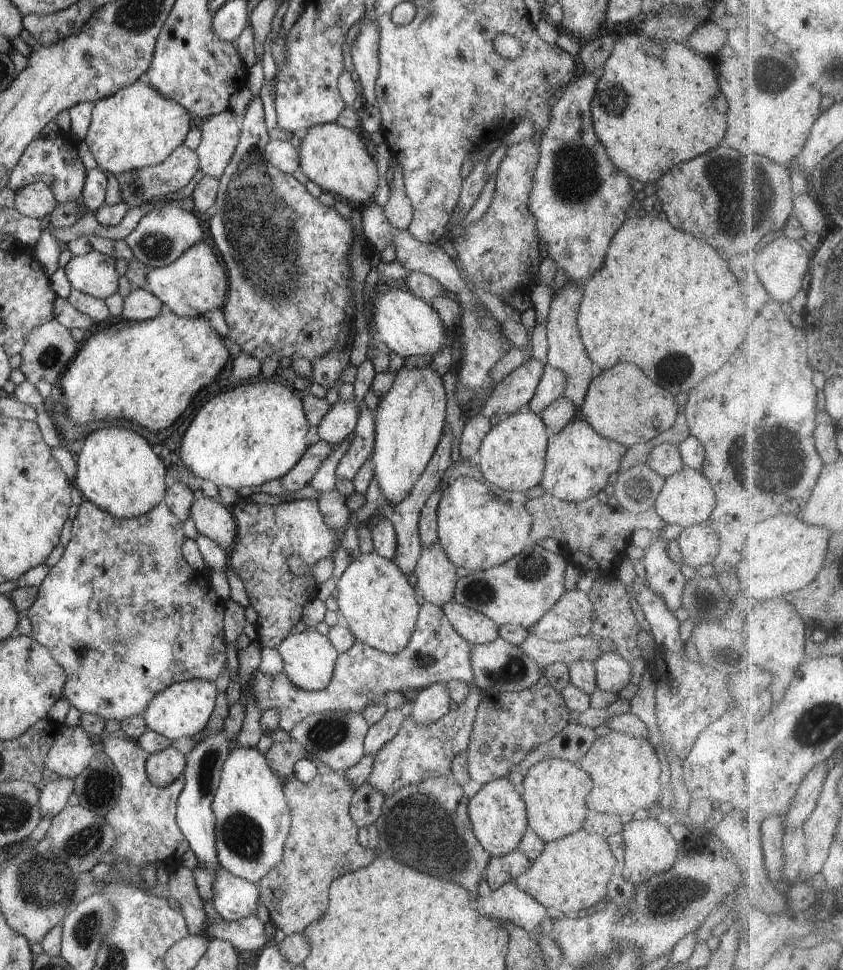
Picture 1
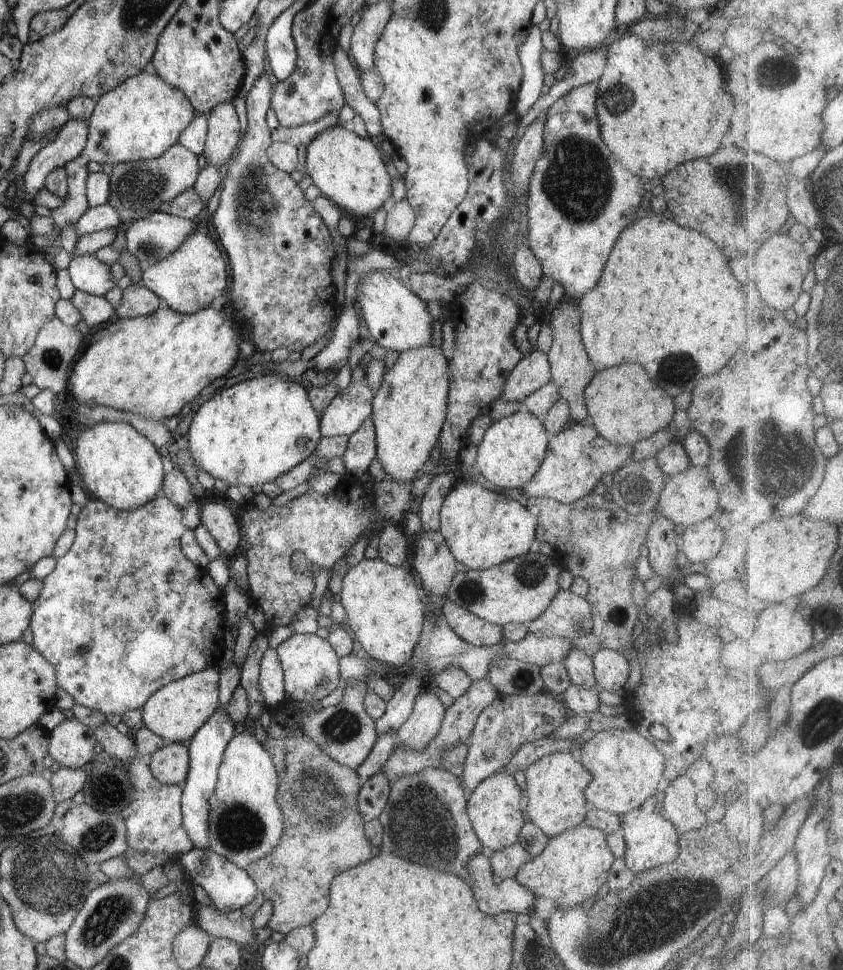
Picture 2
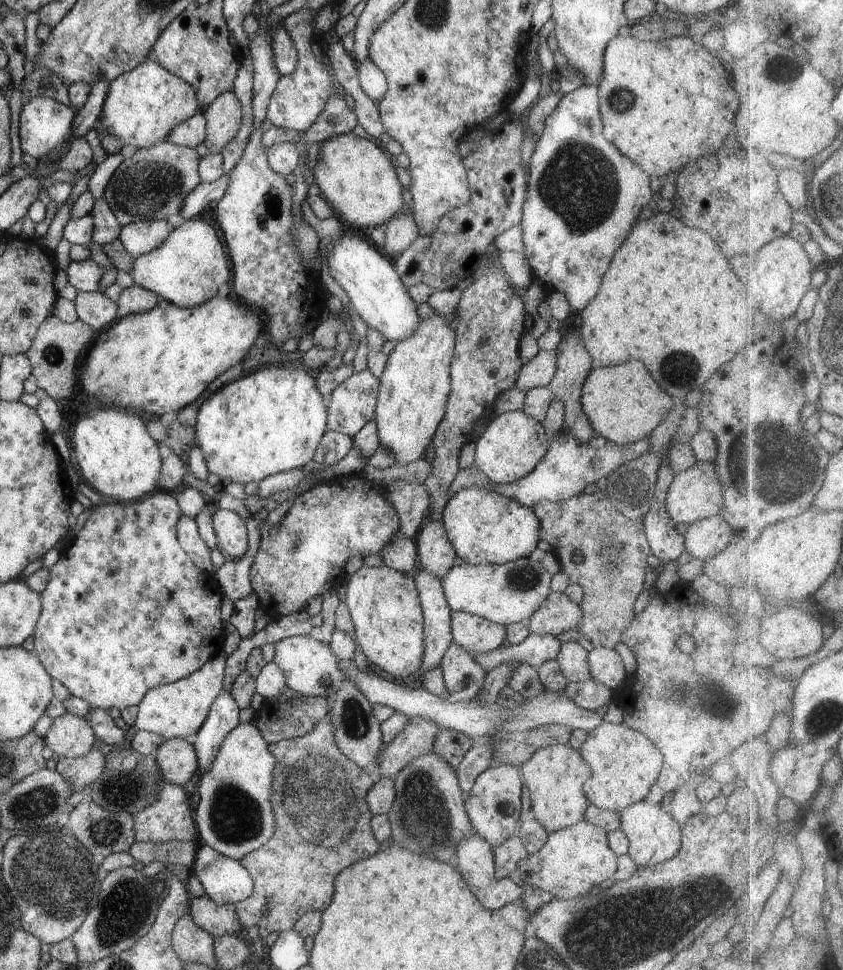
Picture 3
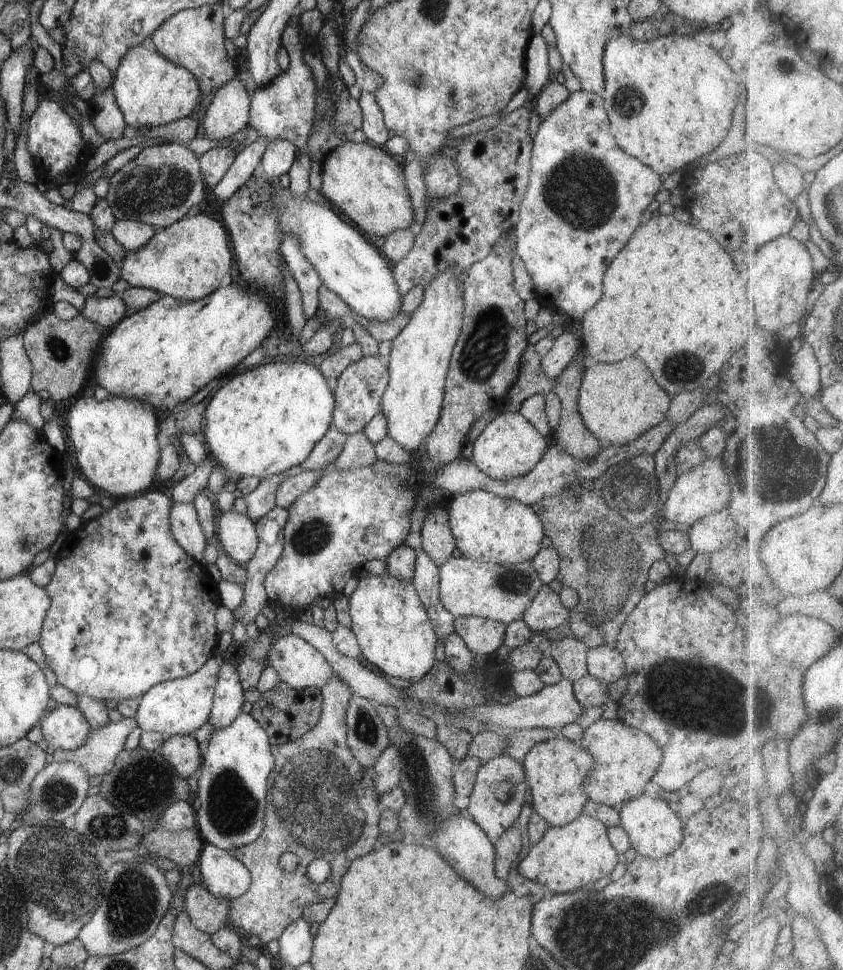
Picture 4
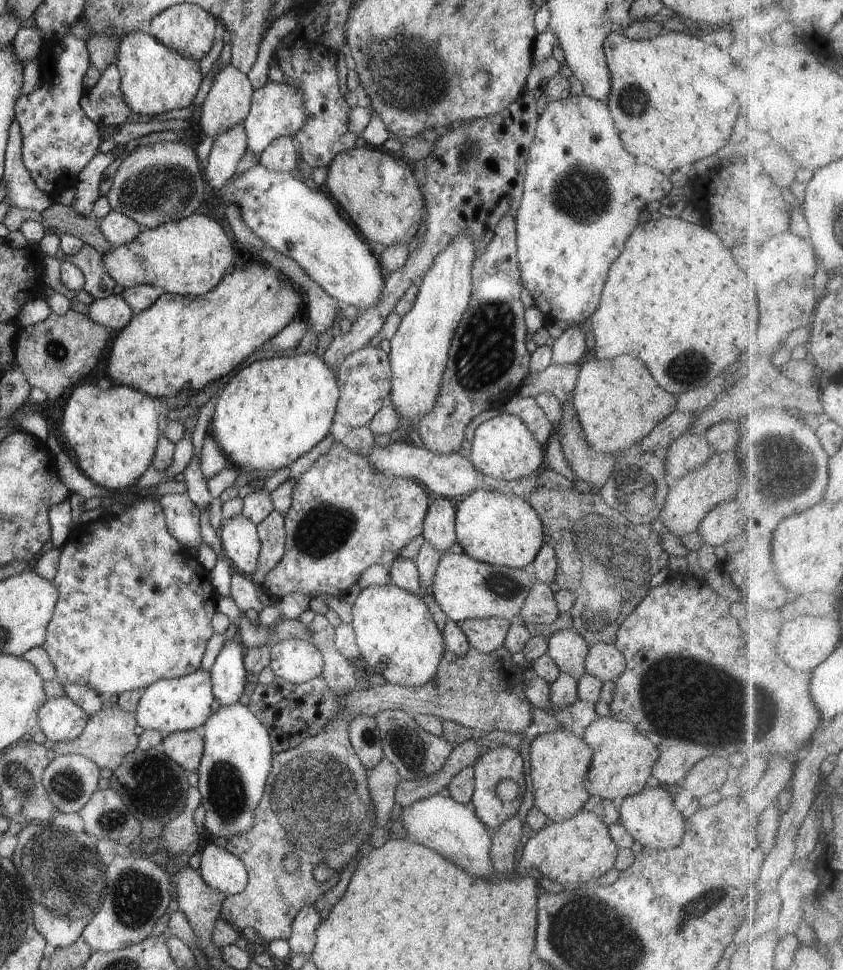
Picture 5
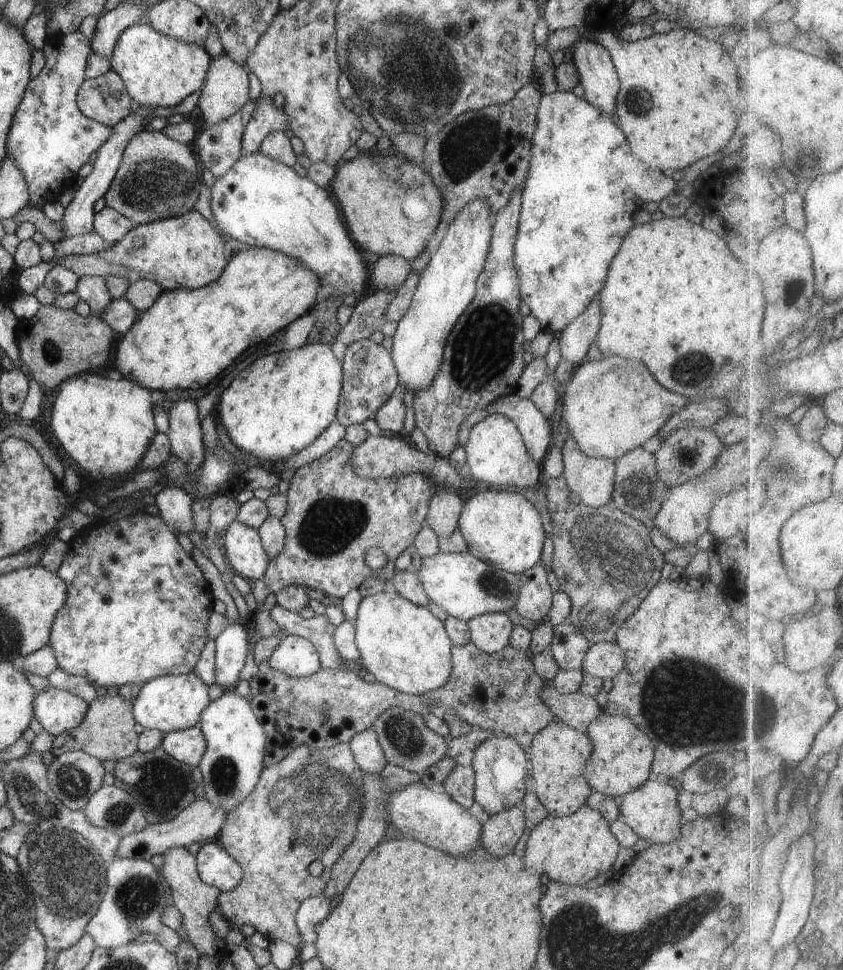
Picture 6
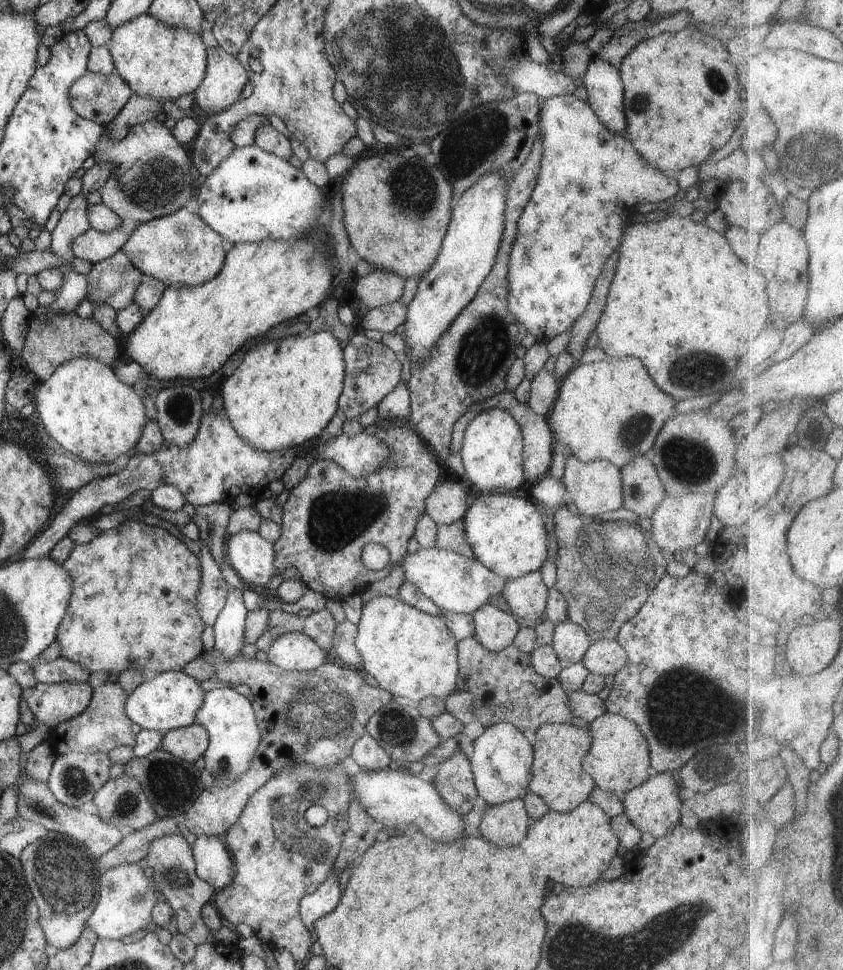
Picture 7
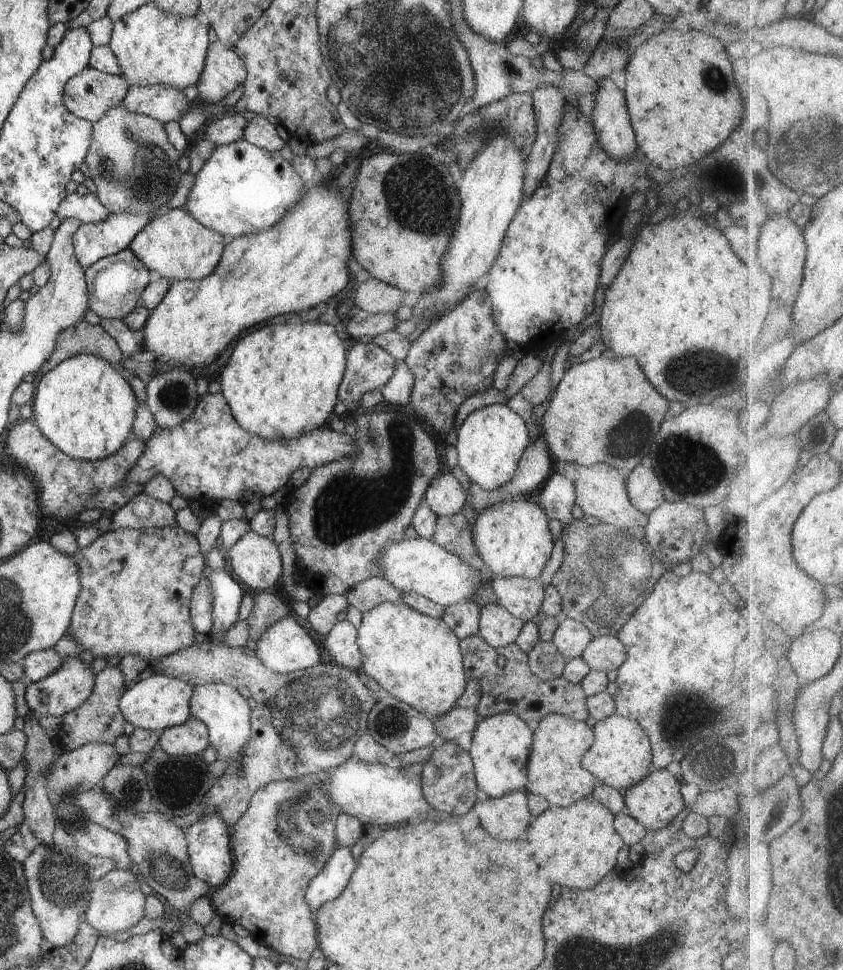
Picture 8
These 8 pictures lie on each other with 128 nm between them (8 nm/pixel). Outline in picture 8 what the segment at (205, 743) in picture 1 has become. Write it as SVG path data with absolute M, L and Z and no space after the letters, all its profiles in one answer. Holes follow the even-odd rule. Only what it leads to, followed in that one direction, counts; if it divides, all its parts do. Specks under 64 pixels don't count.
M211 570L210 584L213 594L212 618L214 633L223 633L238 622L240 602L245 590L229 570Z

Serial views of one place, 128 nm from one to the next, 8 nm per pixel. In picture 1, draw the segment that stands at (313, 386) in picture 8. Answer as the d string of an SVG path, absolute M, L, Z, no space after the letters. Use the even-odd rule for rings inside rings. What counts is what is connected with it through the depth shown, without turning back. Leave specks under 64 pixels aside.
M260 382L254 385L244 384L208 399L183 432L179 446L182 464L194 476L213 482L219 488L254 488L265 482L281 479L309 447L306 436L310 425L304 414L303 402L294 391L273 382Z

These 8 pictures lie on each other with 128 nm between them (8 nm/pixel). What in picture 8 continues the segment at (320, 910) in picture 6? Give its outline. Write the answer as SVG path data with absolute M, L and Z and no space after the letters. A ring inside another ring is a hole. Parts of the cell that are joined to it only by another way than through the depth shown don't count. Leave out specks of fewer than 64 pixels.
M337 846L322 872L311 880L304 895L311 912L342 894L356 867L357 861L353 858L351 849Z

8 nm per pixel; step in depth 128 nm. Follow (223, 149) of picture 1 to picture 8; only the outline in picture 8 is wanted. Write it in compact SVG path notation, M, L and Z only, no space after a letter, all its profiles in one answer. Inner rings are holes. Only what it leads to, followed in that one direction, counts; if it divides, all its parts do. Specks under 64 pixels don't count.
M220 41L209 44L202 74L197 82L199 99L217 104L242 85L247 77L244 61Z

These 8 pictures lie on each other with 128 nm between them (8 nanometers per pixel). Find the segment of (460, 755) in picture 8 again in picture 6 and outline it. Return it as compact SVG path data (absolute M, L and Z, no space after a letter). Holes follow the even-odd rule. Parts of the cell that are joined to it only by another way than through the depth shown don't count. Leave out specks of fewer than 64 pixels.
M457 764L443 785L446 794L460 806L468 809L474 804L475 772L470 765Z

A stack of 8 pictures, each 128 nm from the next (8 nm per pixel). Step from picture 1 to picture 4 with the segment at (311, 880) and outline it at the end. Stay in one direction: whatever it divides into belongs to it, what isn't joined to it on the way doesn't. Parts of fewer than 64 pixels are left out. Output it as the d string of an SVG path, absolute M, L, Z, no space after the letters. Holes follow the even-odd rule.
M333 674L333 677L329 679L329 681L320 689L320 692L323 696L323 705L321 710L321 717L316 723L316 726L313 726L312 729L306 732L306 734L303 734L300 738L297 738L295 741L290 741L281 745L271 747L271 753L275 758L275 765L267 780L267 809L265 812L262 834L249 845L237 849L232 849L230 852L234 857L240 860L240 862L242 862L244 866L246 866L246 868L249 870L249 873L251 874L250 888L242 896L239 896L238 898L232 899L230 901L230 926L232 926L233 928L242 928L242 930L246 930L246 932L250 932L250 934L257 934L259 936L261 946L264 946L271 940L277 939L286 930L286 928L288 928L288 926L290 926L295 920L301 918L307 906L310 906L314 903L321 903L322 901L336 896L339 891L341 878L348 870L350 863L354 859L371 853L383 841L383 837L378 831L378 821L380 820L380 813L382 810L380 809L379 802L377 801L378 794L375 789L374 769L373 767L370 767L369 769L363 767L354 758L354 755L350 752L349 746L347 745L347 726L345 723L345 718L352 692L350 690L350 687L346 685L344 681L340 681L338 679L339 677L336 676L336 674ZM284 852L292 852L292 854L296 854L297 856L297 869L286 874L280 867L280 856L282 856ZM319 858L322 858L322 860L326 860L326 862L330 864L331 871L328 875L328 878L326 878L324 882L316 884L314 881L311 881L307 878L306 869L313 860Z

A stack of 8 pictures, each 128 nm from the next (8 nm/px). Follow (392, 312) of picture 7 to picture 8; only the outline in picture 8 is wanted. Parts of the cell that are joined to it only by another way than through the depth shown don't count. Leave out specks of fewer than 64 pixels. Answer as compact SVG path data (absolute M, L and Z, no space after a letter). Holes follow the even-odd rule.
M358 309L346 322L348 334L354 339L362 336L376 336L388 330L395 330L398 324L396 313L369 313Z

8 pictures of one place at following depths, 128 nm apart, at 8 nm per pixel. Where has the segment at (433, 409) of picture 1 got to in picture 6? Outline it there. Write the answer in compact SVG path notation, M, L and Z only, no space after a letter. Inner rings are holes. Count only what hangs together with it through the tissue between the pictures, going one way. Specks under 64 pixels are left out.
M472 199L449 224L435 254L420 272L410 308L397 322L390 350L400 388L413 394L427 389L443 363L450 332L476 294L476 279L484 268L493 233L493 216L483 199Z

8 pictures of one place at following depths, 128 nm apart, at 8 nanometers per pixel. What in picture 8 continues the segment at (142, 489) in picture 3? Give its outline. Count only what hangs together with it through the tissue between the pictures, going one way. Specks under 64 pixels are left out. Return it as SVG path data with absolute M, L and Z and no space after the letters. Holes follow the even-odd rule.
M79 354L71 356L66 360L58 363L58 366L55 366L52 370L49 370L35 388L34 398L31 400L31 405L33 406L33 422L36 423L37 427L45 434L45 437L54 443L54 446L58 447L58 450L61 450L64 454L75 458L76 460L81 461L97 461L102 460L103 458L113 455L115 452L118 452L124 446L124 443L132 436L133 422L135 417L135 412L139 402L136 400L136 395L130 383L124 376L121 376L108 361L97 357L96 355L87 355Z

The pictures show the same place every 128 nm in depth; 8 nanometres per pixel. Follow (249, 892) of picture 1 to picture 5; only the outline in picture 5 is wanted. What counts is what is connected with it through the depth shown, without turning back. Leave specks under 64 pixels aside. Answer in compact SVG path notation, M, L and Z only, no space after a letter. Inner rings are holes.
M211 843L202 848L200 860L198 871L210 888L226 896L237 895L245 889L248 871L236 855Z

